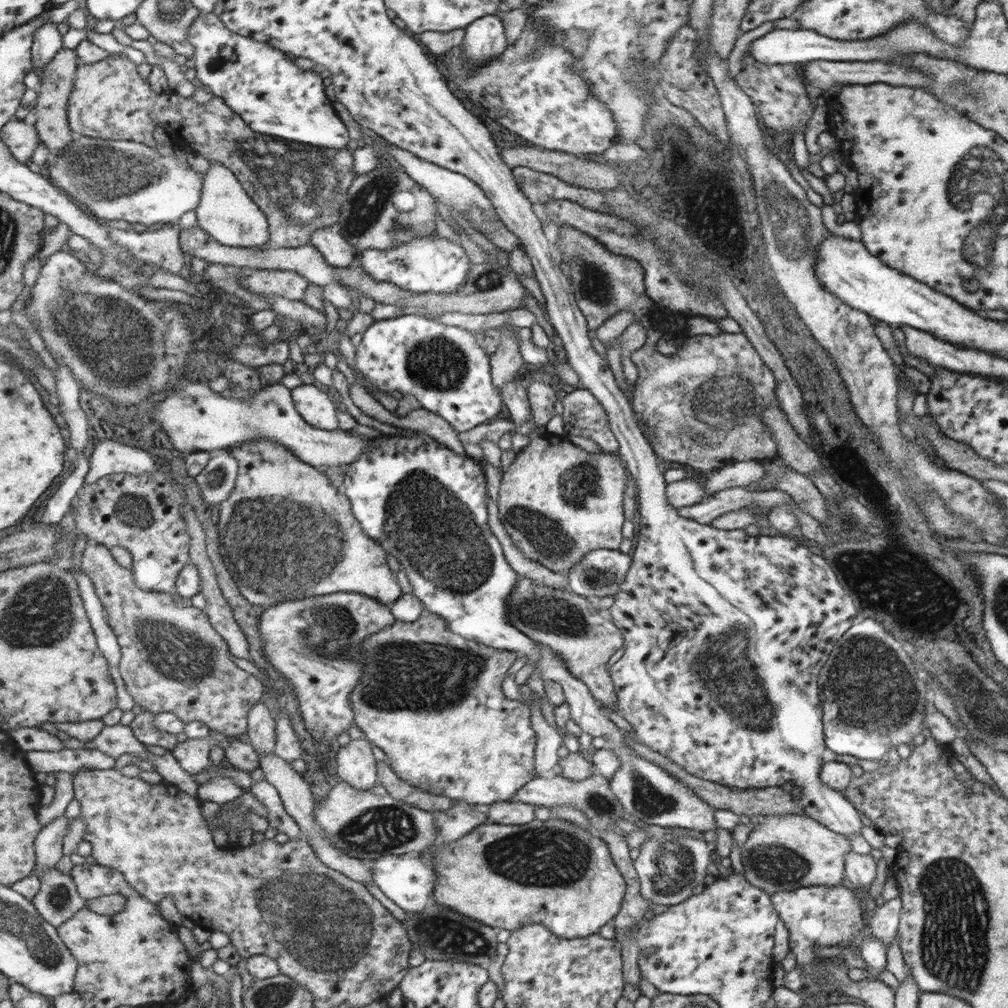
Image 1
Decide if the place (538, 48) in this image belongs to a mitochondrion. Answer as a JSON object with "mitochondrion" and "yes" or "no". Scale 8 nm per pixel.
{"mitochondrion":"yes"}

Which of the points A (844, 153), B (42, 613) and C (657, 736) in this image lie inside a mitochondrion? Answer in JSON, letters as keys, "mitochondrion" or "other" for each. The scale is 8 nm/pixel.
{"A":"other","B":"mitochondrion","C":"other"}

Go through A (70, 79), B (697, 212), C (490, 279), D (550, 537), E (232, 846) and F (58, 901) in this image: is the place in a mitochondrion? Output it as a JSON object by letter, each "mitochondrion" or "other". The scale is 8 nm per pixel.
{"A":"other","B":"other","C":"mitochondrion","D":"mitochondrion","E":"other","F":"mitochondrion"}

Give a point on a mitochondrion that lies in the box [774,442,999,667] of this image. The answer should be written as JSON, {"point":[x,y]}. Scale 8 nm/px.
{"point":[854,474]}

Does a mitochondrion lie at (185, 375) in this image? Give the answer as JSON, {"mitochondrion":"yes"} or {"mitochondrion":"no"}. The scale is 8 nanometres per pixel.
{"mitochondrion":"no"}

